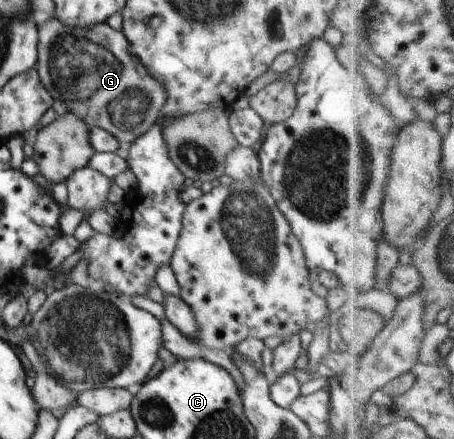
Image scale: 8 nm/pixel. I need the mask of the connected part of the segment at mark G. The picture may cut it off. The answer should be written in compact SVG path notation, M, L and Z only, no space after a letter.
M46 21L40 25L38 35L38 71L40 82L50 98L66 104L77 119L83 120L88 128L100 127L110 133L116 142L120 141L125 147L144 136L161 117L168 93L162 83L159 83L148 72L148 69L131 53L131 46L120 31L115 31L107 23L97 24L94 28L68 28L60 21Z

